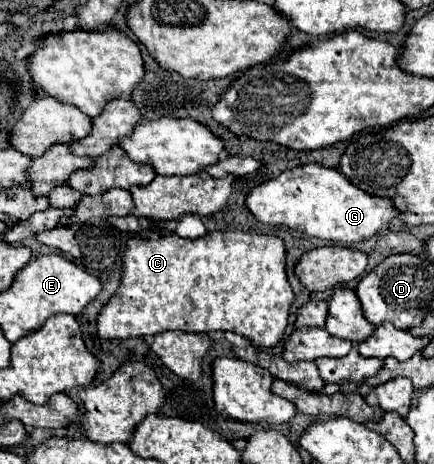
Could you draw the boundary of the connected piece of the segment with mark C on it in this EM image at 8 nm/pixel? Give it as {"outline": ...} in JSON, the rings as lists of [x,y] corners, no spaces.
{"outline":[[[213,231],[200,238],[180,238],[172,232],[158,240],[130,238],[122,258],[122,280],[116,294],[96,318],[102,339],[145,337],[166,332],[210,332],[230,330],[248,338],[254,346],[270,348],[282,338],[294,292],[286,278],[286,252],[278,236],[242,231]]]}

